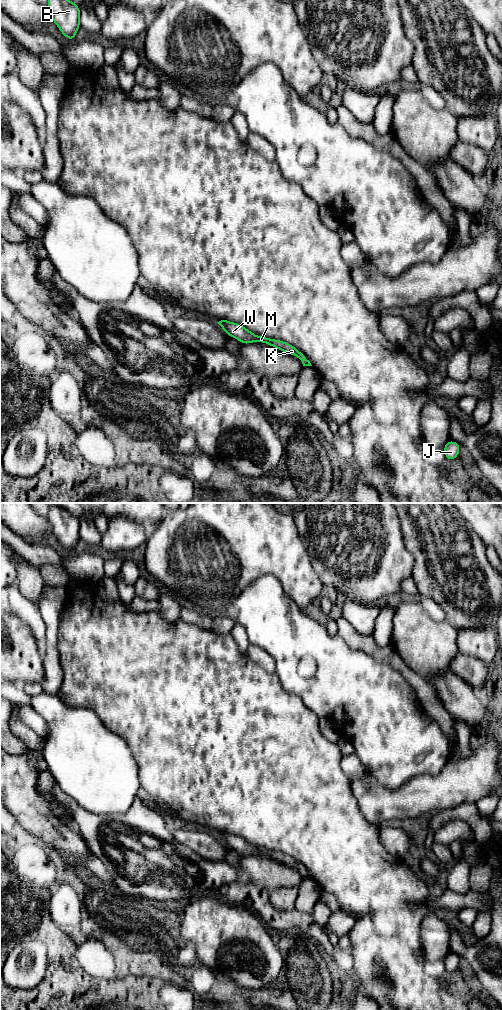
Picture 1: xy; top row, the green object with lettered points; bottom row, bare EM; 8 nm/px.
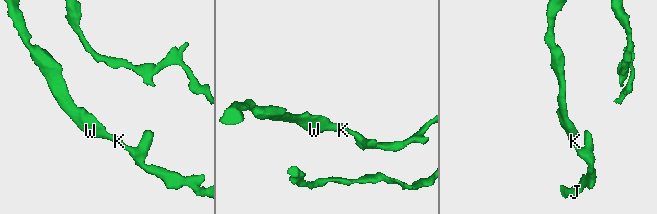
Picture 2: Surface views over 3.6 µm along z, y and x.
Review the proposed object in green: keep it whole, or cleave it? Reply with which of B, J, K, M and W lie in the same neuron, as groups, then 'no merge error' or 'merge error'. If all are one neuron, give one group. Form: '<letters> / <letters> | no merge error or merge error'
B J K M W | no merge error

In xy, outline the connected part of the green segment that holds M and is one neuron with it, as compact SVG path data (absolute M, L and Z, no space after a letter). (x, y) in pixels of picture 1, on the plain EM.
M221 832L217 834L227 847L239 852L242 856L249 856L252 854L261 854L275 859L285 865L296 868L302 873L303 878L312 878L310 873L304 866L298 863L294 858L281 852L271 851L264 848L257 848L251 843L247 842L243 837L236 836L231 833Z

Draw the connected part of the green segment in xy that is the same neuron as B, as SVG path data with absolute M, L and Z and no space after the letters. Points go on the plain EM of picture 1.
M49 504L47 518L51 524L53 534L58 538L61 545L68 551L75 551L80 540L80 520L72 513Z

